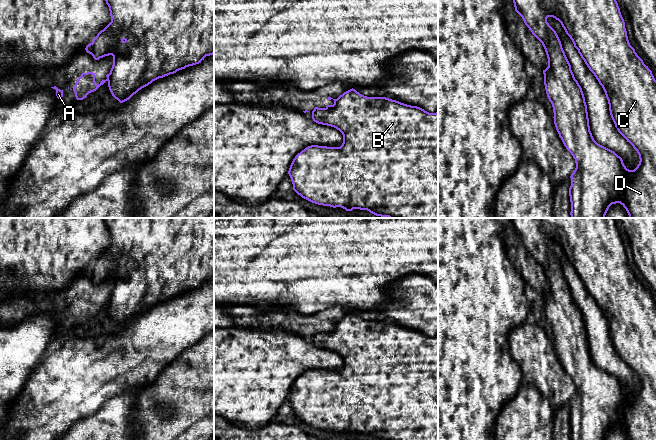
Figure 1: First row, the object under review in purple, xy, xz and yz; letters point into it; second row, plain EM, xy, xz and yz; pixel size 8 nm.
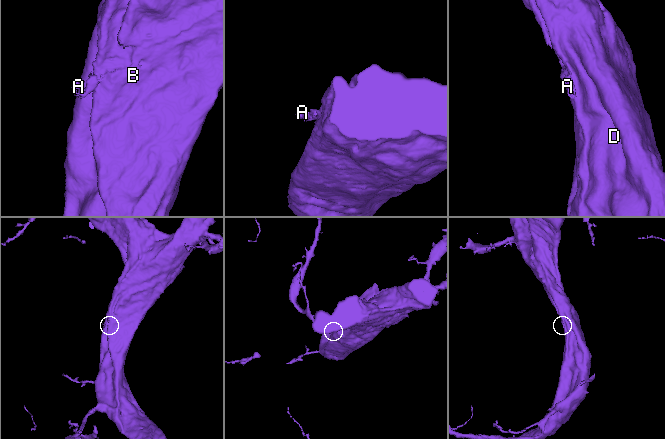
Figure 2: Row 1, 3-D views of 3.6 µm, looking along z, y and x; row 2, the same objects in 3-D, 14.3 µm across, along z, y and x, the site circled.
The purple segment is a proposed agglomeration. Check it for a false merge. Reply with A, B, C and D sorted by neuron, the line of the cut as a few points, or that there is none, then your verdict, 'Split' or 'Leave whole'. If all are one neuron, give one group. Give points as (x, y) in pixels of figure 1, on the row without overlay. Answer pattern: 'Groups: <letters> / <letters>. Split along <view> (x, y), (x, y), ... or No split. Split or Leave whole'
Groups: A / B C D. Split along xy (109, 298), (106, 304). Split

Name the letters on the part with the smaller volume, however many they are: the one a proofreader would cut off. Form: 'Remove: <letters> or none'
Remove: A

